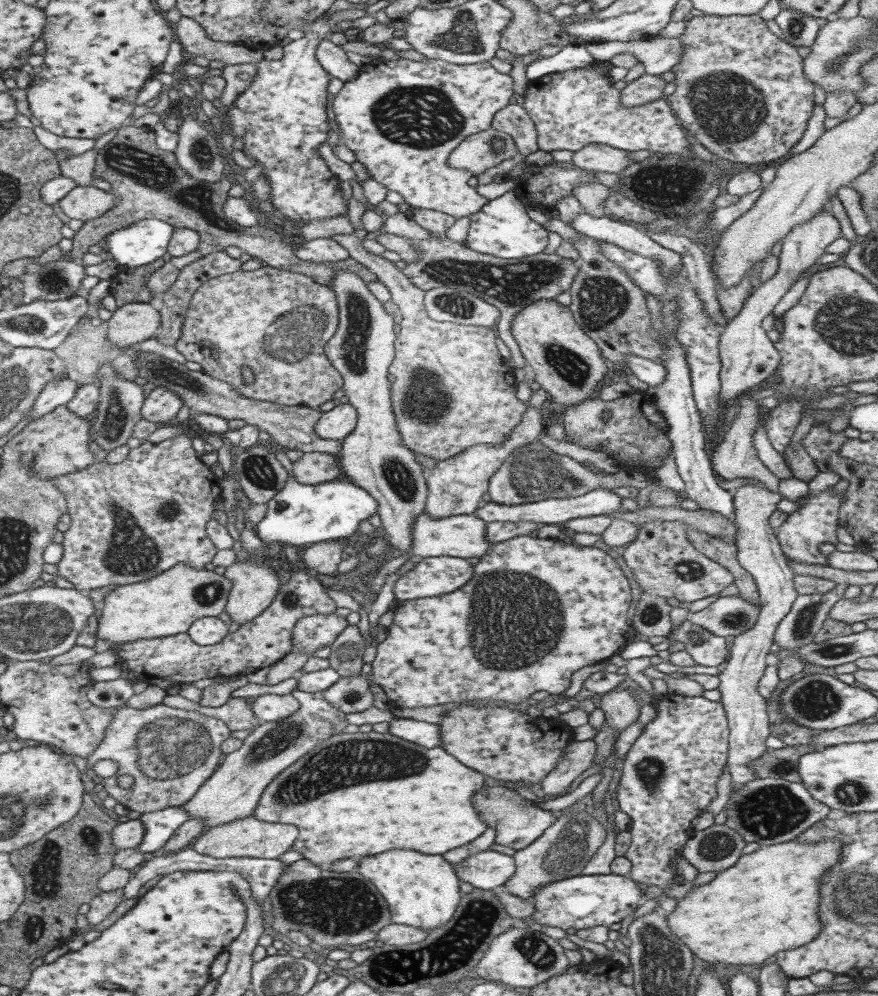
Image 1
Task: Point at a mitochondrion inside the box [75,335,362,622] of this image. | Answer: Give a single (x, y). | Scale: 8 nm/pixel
(130, 552)

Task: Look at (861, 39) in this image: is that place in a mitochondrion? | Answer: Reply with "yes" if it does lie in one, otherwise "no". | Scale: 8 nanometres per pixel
yes

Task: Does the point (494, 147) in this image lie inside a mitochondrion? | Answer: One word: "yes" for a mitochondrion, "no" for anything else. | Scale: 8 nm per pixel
yes

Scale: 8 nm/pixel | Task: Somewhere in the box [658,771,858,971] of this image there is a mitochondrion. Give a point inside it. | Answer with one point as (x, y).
(770, 811)

